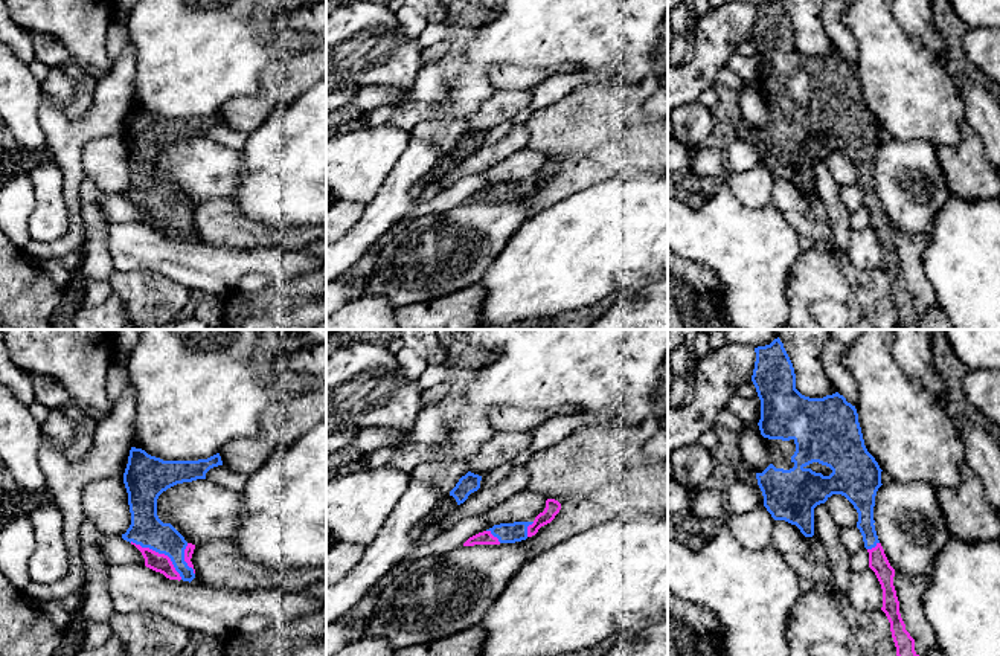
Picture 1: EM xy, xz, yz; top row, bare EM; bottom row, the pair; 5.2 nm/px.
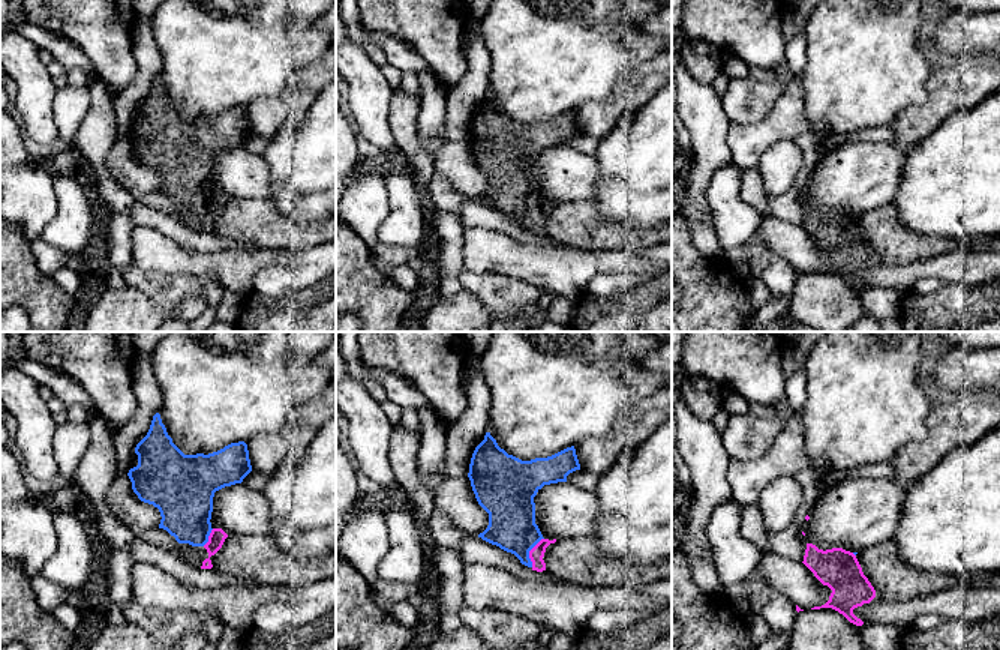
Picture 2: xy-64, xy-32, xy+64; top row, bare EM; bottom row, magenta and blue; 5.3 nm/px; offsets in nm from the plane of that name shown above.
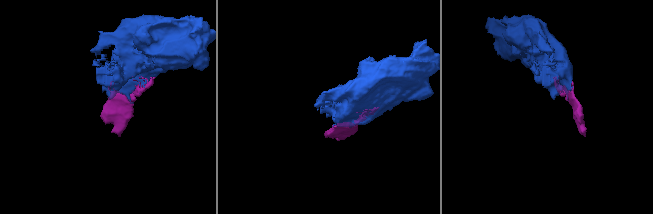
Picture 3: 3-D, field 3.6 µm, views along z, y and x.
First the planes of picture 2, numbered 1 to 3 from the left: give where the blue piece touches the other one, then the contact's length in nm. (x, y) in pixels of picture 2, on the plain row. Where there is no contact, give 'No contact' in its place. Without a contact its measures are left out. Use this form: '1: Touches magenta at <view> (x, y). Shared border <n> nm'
1: Touches magenta at xy-64 (209, 201). Shared border 110 nm
2: Touches magenta at xy-32 (529, 216). Shared border 170 nm
3: Touches magenta at xy+64 (853, 218). Shared border 30 nm

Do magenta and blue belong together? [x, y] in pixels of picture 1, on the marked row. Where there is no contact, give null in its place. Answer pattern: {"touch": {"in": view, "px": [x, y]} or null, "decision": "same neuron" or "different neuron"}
{"touch": {"in": "xy", "px": [160, 554]}, "decision": "same neuron"}

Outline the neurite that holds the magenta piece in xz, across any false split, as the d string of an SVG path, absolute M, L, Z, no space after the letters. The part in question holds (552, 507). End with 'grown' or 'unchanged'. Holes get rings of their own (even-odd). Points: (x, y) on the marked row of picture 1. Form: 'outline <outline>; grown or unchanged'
outline M547 499L544 511L540 513L534 522L494 525L492 528L470 537L463 546L500 545L526 540L527 537L535 535L541 526L550 523L559 510L561 503L558 500Z; grown

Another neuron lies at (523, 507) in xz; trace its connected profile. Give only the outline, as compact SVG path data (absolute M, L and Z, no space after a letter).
M523 490L500 505L482 514L492 525L534 522L544 511L546 497L540 493Z

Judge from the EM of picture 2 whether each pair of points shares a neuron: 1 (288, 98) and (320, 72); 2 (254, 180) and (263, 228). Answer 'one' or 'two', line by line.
1: one
2: two

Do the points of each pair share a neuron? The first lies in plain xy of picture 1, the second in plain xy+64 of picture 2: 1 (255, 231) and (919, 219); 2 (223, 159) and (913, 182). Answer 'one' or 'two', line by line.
1: two
2: two

